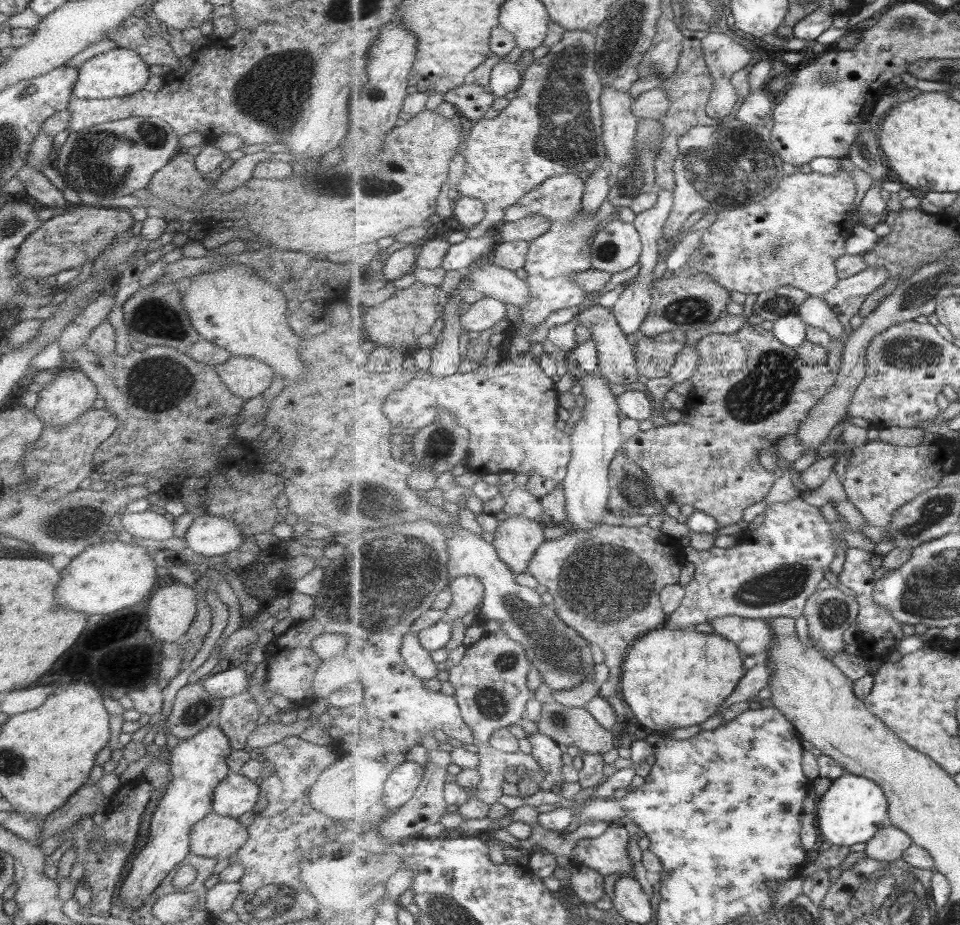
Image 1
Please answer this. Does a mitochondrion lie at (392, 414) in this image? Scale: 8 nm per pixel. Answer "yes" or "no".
no

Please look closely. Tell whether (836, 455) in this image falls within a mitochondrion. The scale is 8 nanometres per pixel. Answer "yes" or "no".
no

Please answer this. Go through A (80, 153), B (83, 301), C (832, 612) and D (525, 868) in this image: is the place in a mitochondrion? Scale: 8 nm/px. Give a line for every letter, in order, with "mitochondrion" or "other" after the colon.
A: mitochondrion
B: other
C: mitochondrion
D: other

